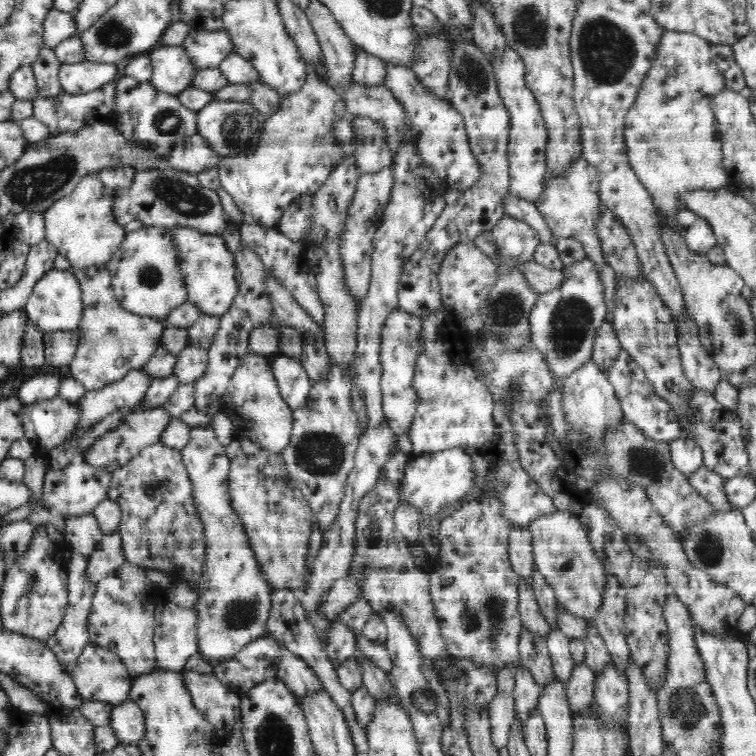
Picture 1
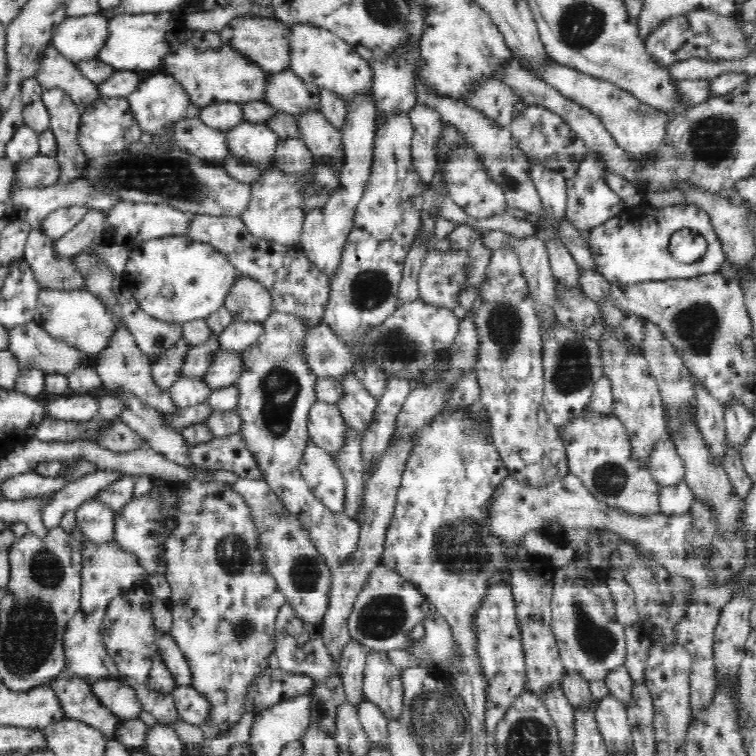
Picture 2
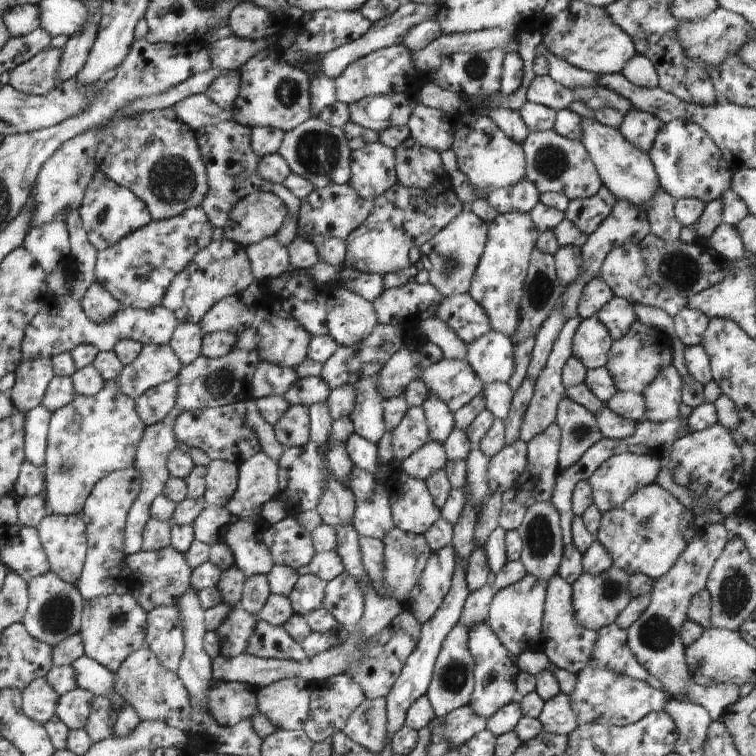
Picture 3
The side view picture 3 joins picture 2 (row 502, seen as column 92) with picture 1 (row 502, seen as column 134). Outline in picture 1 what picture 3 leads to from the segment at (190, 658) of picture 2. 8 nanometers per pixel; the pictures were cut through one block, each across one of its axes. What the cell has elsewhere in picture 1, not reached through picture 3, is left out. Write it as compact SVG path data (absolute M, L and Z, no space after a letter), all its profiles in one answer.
M193 427L191 441L181 452L189 472L191 498L198 524L202 525L204 546L201 576L190 584L196 595L198 655L212 668L234 658L250 642L268 638L268 619L272 614L274 586L262 571L244 523L233 507L229 487L231 460L227 447L221 445L212 427Z

